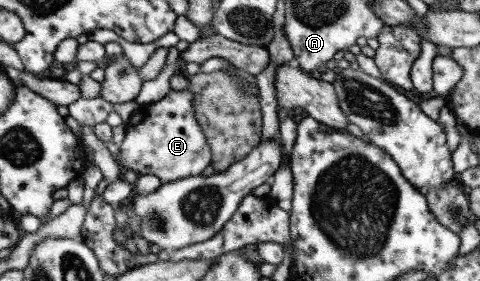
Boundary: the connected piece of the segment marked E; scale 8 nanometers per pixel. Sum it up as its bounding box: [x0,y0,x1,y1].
[117,89,212,183]

